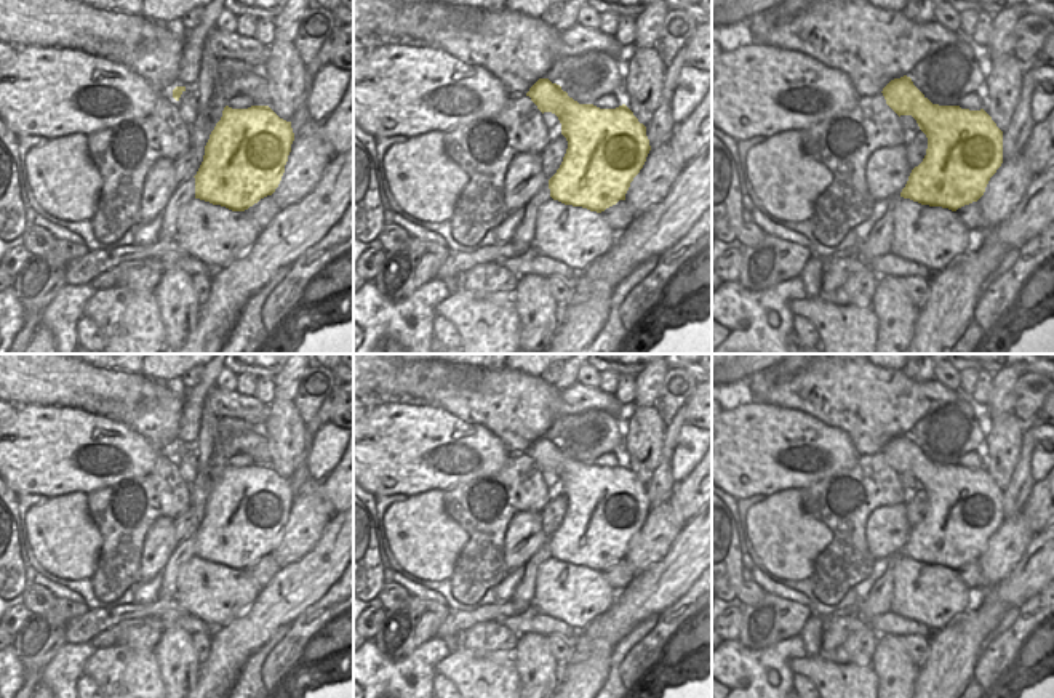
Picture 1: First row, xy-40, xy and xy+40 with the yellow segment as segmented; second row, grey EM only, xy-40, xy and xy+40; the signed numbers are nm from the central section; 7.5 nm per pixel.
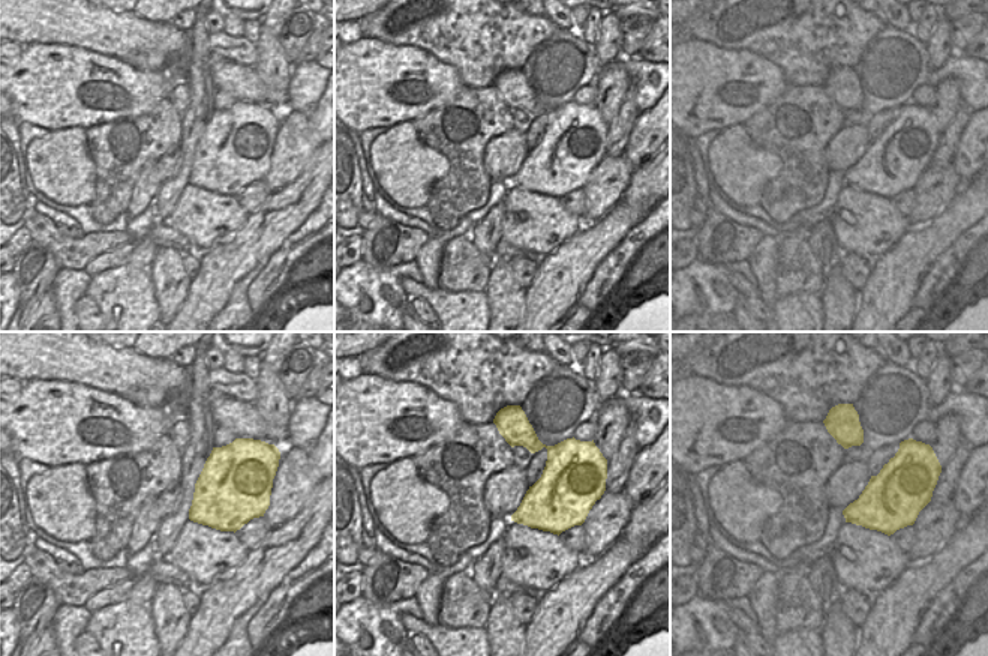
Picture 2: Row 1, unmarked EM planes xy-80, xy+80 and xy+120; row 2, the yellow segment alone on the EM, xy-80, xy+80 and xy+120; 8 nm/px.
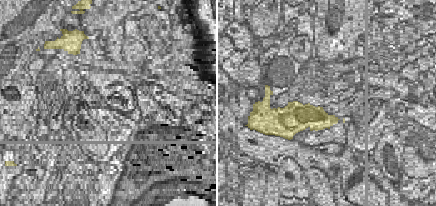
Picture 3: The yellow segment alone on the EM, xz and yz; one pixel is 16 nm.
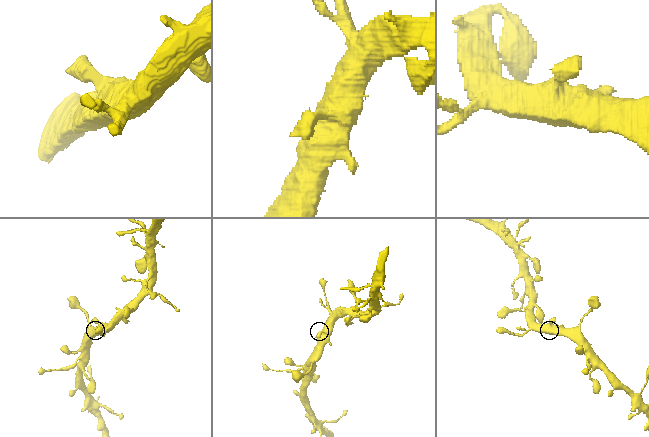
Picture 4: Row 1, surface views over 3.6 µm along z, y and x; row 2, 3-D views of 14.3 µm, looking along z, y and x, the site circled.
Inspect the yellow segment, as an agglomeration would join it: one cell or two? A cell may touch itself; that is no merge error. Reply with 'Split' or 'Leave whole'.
Leave whole.

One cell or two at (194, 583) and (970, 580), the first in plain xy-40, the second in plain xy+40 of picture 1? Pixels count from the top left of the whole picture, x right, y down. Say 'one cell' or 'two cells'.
two cells

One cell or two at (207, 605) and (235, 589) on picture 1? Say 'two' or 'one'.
one

